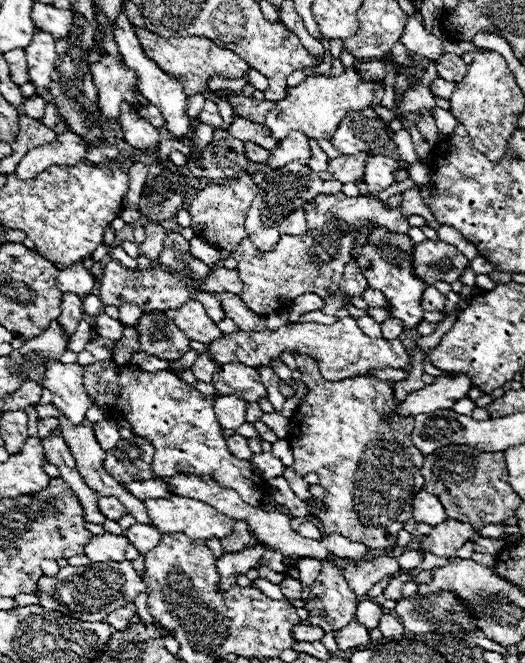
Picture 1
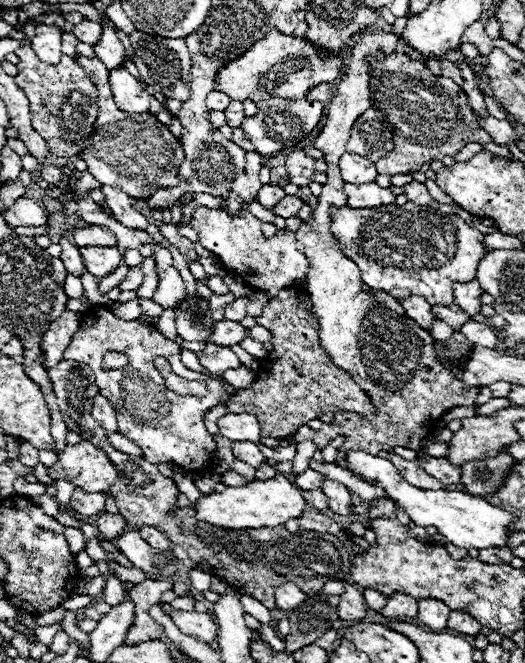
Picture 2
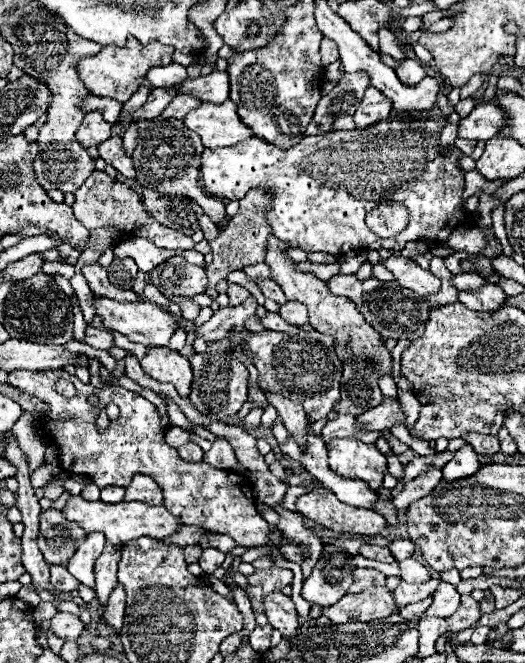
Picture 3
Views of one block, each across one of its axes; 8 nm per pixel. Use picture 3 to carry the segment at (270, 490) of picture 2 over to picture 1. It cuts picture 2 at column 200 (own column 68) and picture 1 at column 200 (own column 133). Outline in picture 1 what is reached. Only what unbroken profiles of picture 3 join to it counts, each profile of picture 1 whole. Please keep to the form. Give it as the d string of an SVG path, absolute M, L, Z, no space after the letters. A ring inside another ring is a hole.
M170 496L166 500L144 500L148 512L150 512L150 518L154 522L154 526L160 530L160 532L182 532L186 534L188 538L192 540L212 540L212 538L224 538L224 536L230 536L232 530L234 530L234 522L236 520L230 520L228 516L224 516L222 512L218 512L216 508L204 504L204 502L198 502L198 500L192 500L192 498L184 498L184 496Z

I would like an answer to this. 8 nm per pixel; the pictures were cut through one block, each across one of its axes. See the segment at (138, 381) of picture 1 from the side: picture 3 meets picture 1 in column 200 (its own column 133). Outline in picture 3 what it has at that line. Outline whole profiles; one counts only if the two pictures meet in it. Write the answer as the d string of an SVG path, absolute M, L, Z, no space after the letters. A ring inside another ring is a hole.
M14 370L8 374L8 384L28 392L48 404L48 416L44 420L46 436L56 444L60 452L62 468L72 474L90 476L98 488L106 486L122 486L130 484L136 474L154 476L158 486L164 492L164 508L174 512L186 526L200 526L206 532L226 534L236 540L236 546L246 548L266 548L268 540L268 522L256 512L252 486L244 476L236 476L228 470L218 470L210 464L184 462L174 448L164 442L160 430L160 416L156 406L146 398L124 390L122 386L106 386L98 390L90 384L82 384L76 376L64 370L52 372L34 372L34 370ZM58 378L70 380L76 386L76 394L72 398L60 396L54 390L54 382ZM96 394L98 404L90 404L88 396ZM114 402L120 408L120 418L110 424L104 434L96 432L98 412Z

